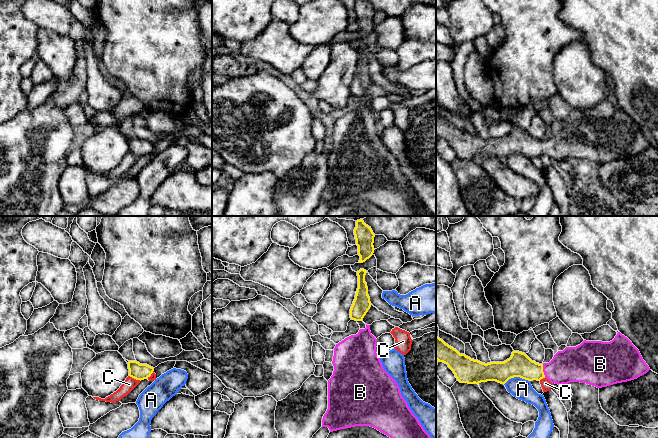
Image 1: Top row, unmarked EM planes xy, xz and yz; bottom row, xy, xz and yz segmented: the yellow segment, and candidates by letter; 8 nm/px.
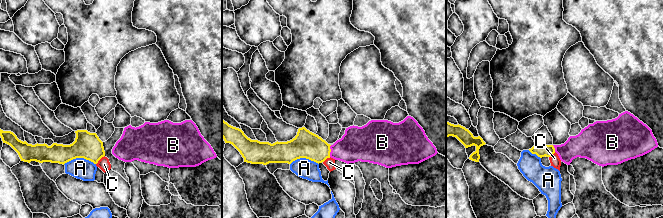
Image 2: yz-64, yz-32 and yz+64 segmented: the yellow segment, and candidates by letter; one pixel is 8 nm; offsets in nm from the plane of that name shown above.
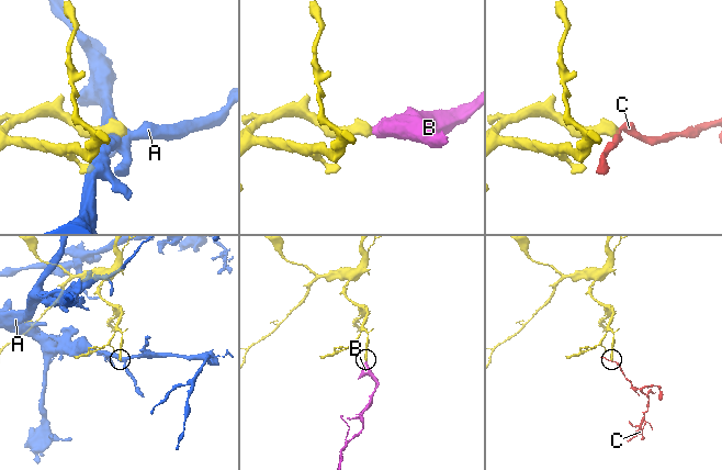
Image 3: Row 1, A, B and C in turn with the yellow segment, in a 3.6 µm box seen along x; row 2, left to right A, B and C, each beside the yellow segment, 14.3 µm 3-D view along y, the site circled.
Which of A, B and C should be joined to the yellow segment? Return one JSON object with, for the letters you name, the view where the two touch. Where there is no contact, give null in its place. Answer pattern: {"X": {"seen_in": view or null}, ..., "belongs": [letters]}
{"B": {"seen_in": "yz"}, "belongs": ["B"]}

